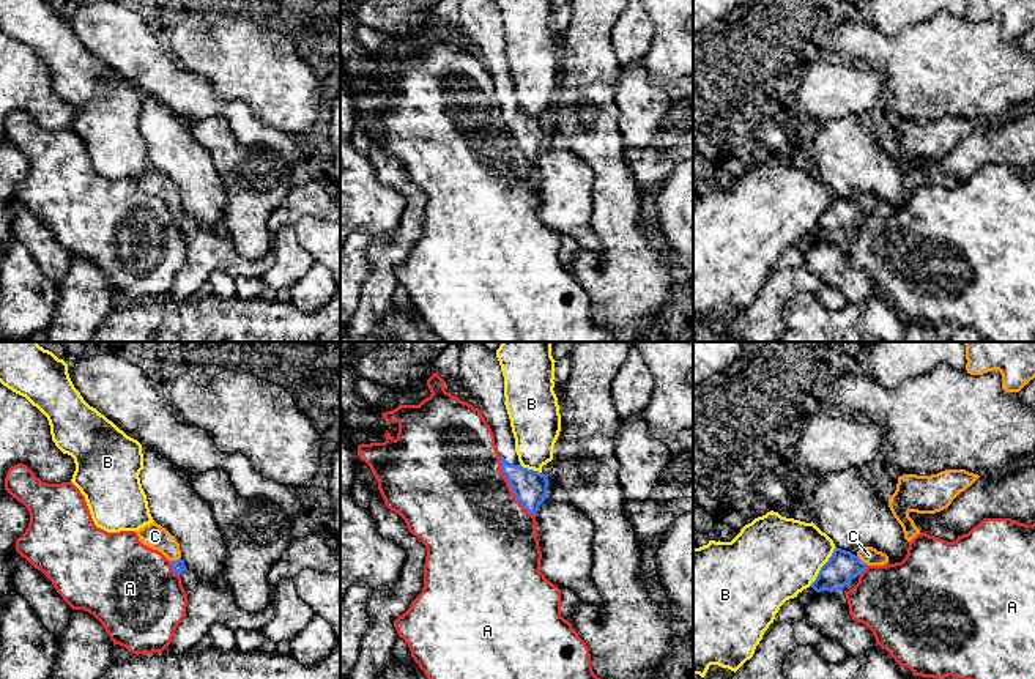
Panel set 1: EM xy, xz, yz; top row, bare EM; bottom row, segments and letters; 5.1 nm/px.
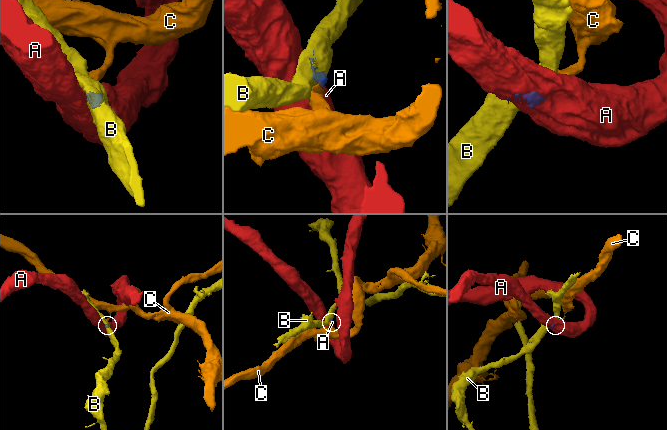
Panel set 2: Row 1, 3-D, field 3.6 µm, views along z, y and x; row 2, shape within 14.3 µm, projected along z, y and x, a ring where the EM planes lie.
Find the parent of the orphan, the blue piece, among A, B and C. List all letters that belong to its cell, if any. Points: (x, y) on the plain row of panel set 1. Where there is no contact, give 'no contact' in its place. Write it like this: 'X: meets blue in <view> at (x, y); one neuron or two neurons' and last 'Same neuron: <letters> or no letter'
A: meets blue in xz at (511, 134); two neurons
B: meets blue in yz at (823, 213); two neurons
C: meets blue in yz at (860, 208); one neuron
Same neuron: C

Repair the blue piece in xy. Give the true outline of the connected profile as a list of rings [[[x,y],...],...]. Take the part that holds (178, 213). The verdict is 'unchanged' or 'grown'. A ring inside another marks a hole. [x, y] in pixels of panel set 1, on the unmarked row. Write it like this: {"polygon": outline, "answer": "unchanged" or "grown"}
{"polygon": [[[153,169],[140,175],[137,183],[143,192],[161,199],[170,208],[175,221],[181,222],[186,217],[184,208],[181,206],[180,191],[165,175]]], "answer": "grown"}

